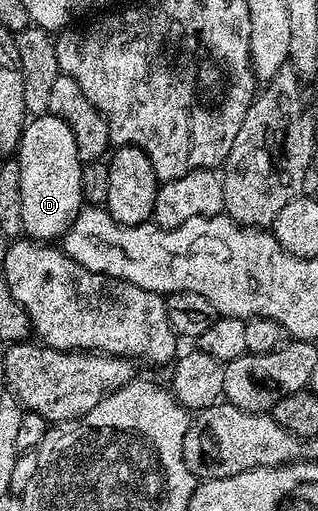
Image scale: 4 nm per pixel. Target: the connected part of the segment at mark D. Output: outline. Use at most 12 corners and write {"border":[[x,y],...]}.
{"border":[[55,115],[22,129],[23,232],[61,240],[84,206],[83,163]]}

